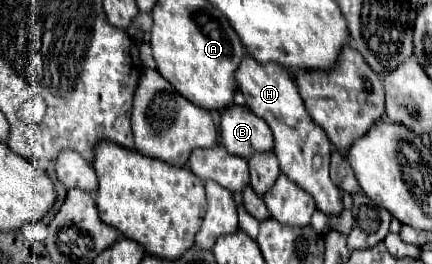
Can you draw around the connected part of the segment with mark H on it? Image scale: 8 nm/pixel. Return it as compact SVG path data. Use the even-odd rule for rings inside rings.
M247 55L241 61L241 67L237 69L237 85L243 93L247 107L259 115L273 131L275 137L275 155L279 159L281 173L289 175L291 181L301 185L313 199L321 213L335 217L343 211L341 201L341 189L331 181L329 177L329 139L321 127L317 127L307 109L305 103L297 91L297 85L289 73L277 63L261 65L251 55Z

